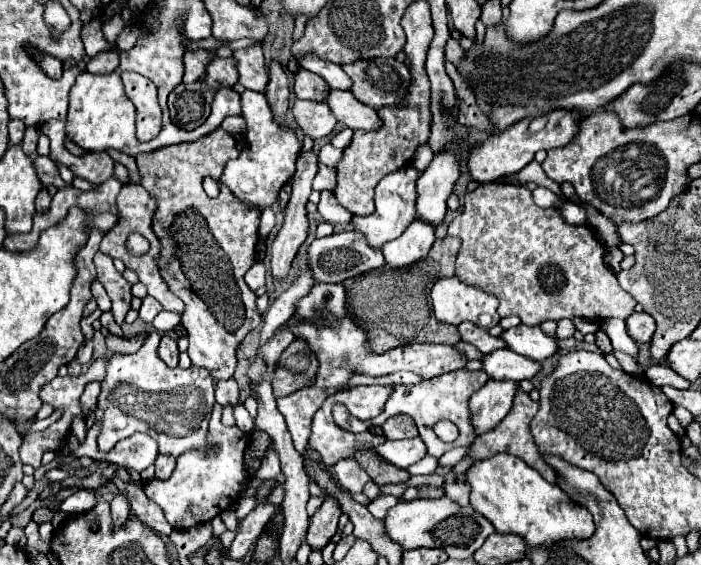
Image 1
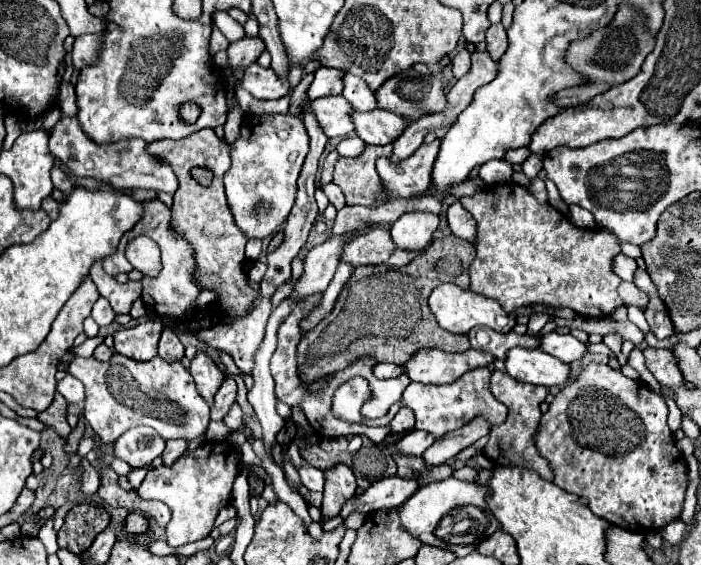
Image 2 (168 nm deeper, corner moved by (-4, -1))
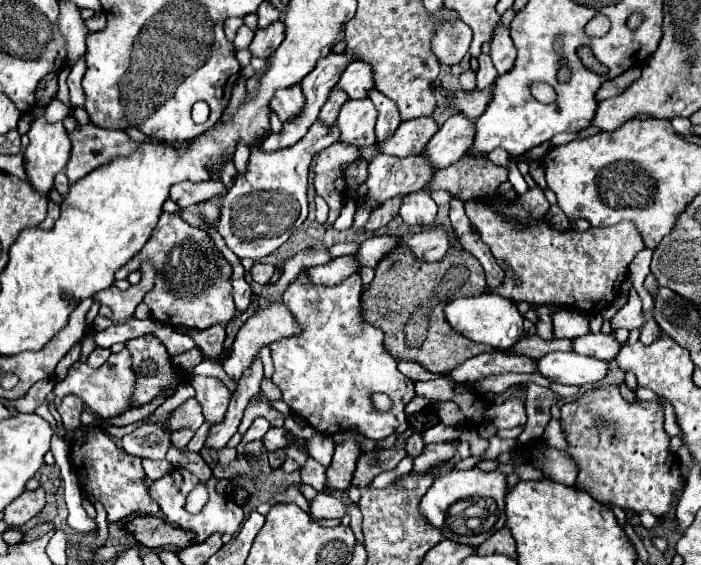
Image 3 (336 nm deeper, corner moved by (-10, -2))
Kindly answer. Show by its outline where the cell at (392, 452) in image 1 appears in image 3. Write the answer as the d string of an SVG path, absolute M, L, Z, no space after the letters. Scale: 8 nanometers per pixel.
M437 424L427 432L423 432L423 442L431 444L431 442L443 442L443 440L457 440L459 432L461 432L459 428L447 428L443 424Z

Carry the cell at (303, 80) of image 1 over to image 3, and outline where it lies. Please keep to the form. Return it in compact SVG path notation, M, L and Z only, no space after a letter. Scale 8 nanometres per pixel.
M351 62L341 74L337 88L343 90L351 98L365 98L367 88L375 88L371 68L363 62Z

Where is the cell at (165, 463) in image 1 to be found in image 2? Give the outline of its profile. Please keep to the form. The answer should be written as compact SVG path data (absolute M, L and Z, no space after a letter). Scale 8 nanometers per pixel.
M185 439L167 441L167 447L165 447L165 451L163 451L163 463L165 463L165 465L175 463L175 461L181 457L181 453L185 451L185 447L187 447L187 441L185 441Z

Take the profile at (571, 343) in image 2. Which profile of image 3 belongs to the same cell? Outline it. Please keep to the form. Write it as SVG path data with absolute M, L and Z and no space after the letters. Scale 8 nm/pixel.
M585 334L573 338L573 352L583 356L593 356L599 360L613 360L619 352L621 344L615 340L615 336L605 334Z

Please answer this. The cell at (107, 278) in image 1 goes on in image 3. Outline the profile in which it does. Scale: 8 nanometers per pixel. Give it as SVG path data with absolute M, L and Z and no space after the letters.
M151 264L151 266L145 266L141 282L131 286L129 290L121 292L113 284L113 286L97 292L93 298L99 300L99 304L109 306L113 310L113 320L115 322L123 322L123 320L129 320L133 316L133 312L139 306L139 302L143 300L143 296L153 288L153 280L155 280L155 268Z

